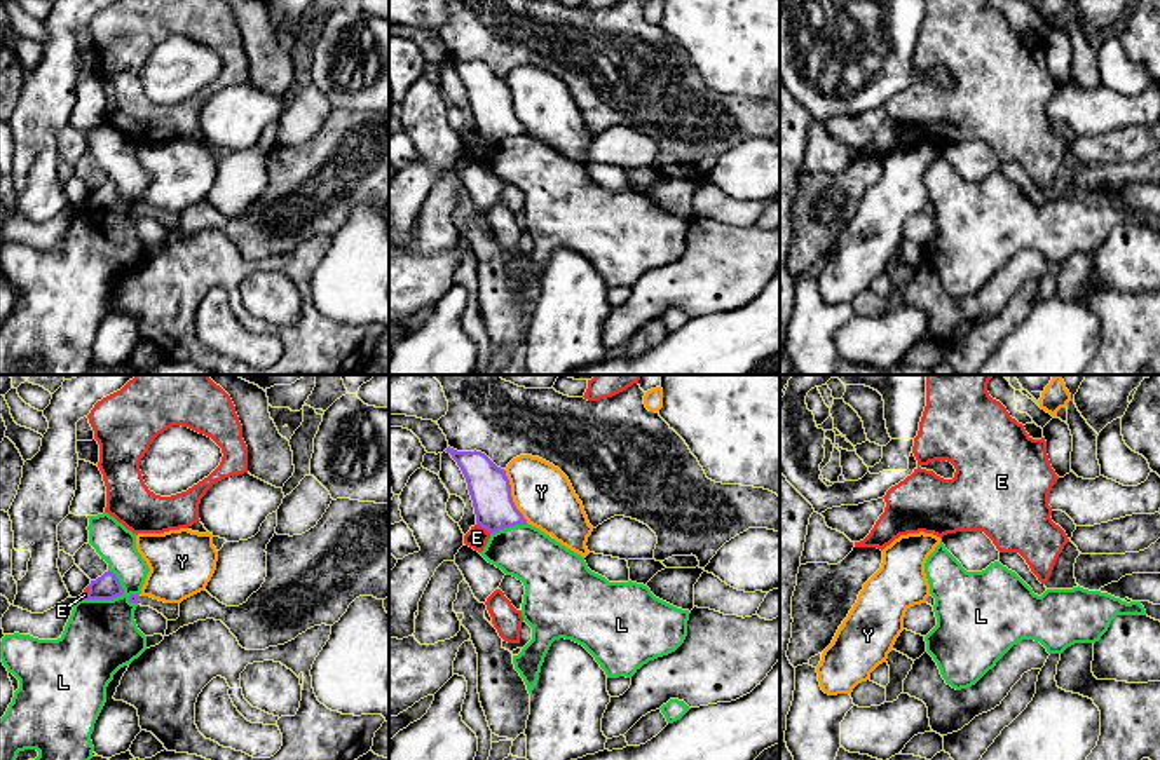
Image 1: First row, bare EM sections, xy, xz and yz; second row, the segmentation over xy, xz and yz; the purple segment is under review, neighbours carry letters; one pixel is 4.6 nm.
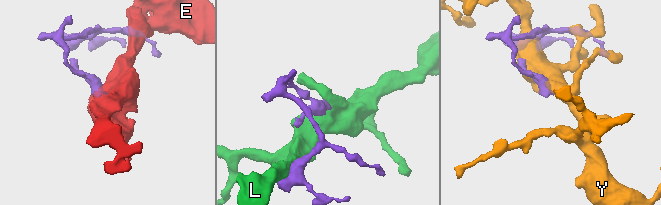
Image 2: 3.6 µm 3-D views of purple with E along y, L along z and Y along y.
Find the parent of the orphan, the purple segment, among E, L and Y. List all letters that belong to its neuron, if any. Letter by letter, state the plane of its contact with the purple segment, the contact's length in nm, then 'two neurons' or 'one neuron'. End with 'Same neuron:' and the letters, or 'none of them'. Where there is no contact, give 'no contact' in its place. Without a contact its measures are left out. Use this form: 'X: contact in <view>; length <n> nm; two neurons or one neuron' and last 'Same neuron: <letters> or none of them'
E: contact in xz; length 80 nm; two neurons
L: contact in xy; length 190 nm; two neurons
Y: contact in xz; length 280 nm; two neurons
Same neuron: none of them

